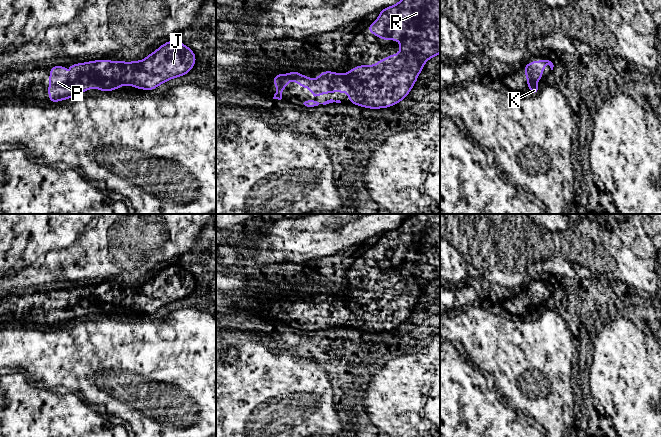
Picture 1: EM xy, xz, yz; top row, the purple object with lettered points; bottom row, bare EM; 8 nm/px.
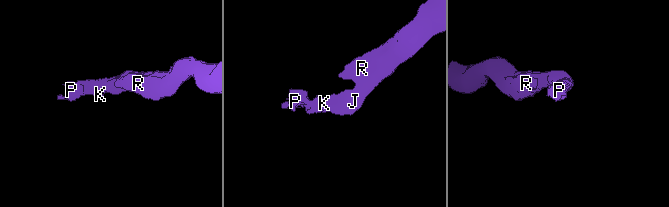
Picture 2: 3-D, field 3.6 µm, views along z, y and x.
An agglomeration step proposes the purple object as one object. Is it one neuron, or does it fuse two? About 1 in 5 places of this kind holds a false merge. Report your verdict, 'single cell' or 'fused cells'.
single cell

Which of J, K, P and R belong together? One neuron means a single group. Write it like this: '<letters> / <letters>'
J K P R

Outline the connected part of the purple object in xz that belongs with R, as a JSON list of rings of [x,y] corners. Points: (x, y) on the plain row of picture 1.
[[[411,214],[394,230],[382,233],[378,243],[372,248],[369,248],[367,254],[384,264],[399,264],[399,274],[402,278],[388,280],[373,290],[357,290],[347,298],[333,297],[326,293],[326,295],[321,297],[316,304],[311,304],[307,299],[302,300],[298,295],[292,295],[286,299],[277,298],[273,301],[273,307],[277,311],[273,323],[281,324],[282,315],[287,310],[288,305],[294,304],[302,312],[309,311],[312,320],[319,320],[323,317],[332,317],[333,315],[341,317],[347,316],[349,318],[350,327],[370,333],[386,332],[397,328],[411,315],[425,286],[440,277],[440,214]]]

